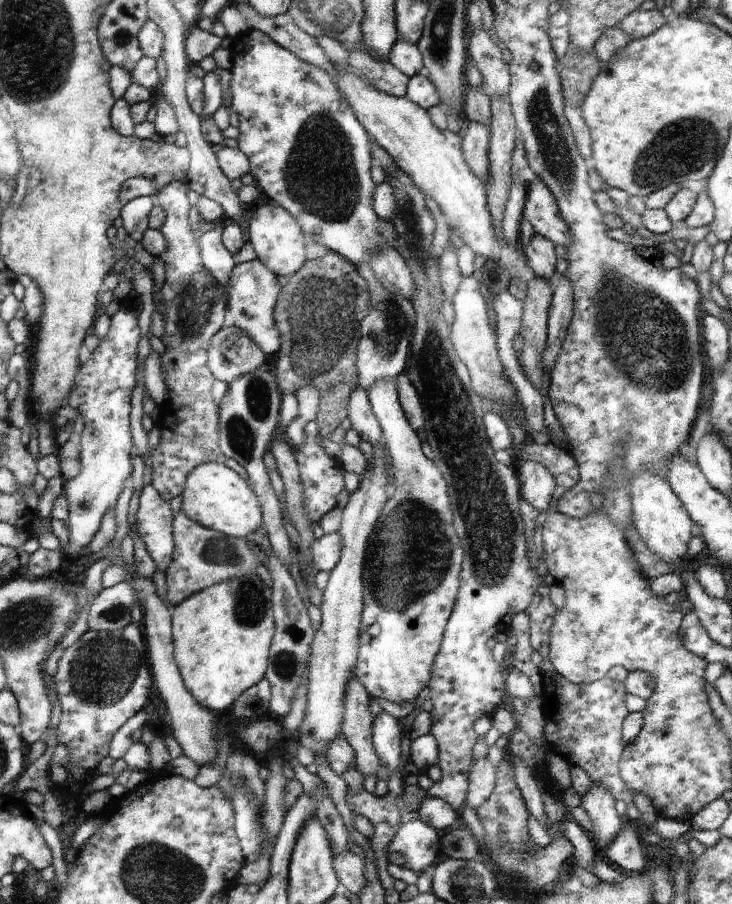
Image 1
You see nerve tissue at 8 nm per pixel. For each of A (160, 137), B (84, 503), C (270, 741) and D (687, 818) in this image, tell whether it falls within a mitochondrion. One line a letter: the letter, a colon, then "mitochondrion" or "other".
A: other
B: mitochondrion
C: other
D: other

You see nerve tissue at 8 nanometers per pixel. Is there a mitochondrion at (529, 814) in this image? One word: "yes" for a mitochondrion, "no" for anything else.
no

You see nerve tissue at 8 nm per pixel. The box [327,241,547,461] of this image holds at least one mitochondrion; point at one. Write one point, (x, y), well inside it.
(388, 322)

